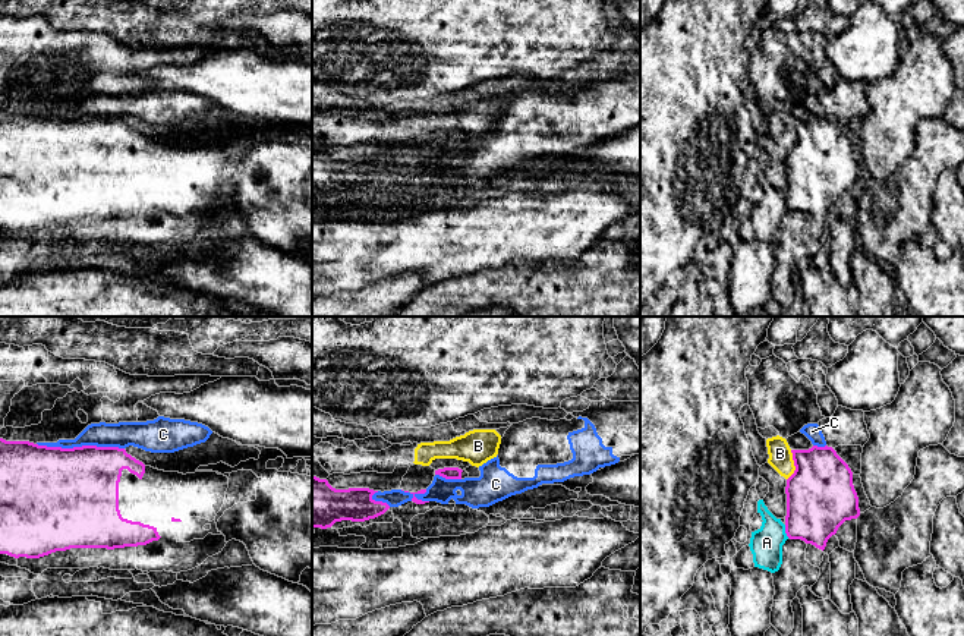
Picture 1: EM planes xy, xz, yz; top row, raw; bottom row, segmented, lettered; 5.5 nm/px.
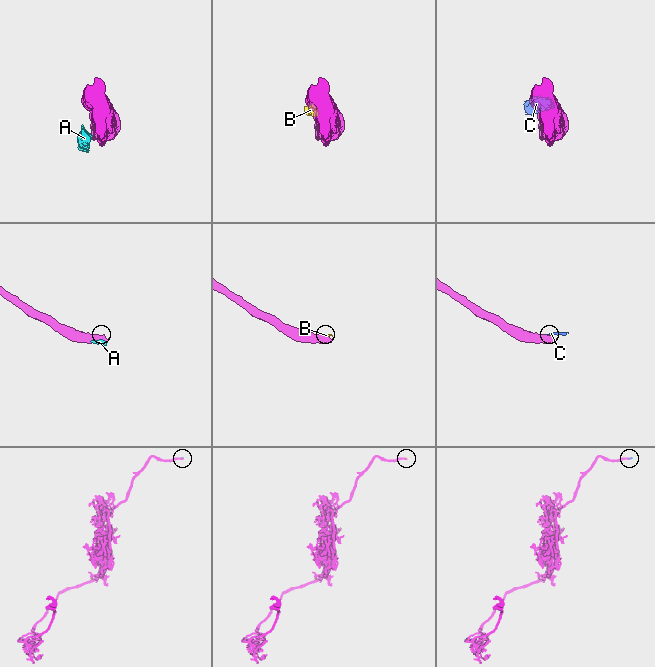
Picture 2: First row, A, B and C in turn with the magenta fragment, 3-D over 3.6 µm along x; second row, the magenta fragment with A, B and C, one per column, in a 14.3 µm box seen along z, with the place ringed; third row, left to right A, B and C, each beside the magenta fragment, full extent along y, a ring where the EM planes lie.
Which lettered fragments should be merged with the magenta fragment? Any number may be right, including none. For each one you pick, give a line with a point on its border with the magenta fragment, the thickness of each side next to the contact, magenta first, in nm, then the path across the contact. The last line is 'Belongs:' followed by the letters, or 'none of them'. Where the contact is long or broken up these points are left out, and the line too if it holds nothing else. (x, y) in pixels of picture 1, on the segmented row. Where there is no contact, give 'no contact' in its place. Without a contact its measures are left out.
Belongs: none of them

